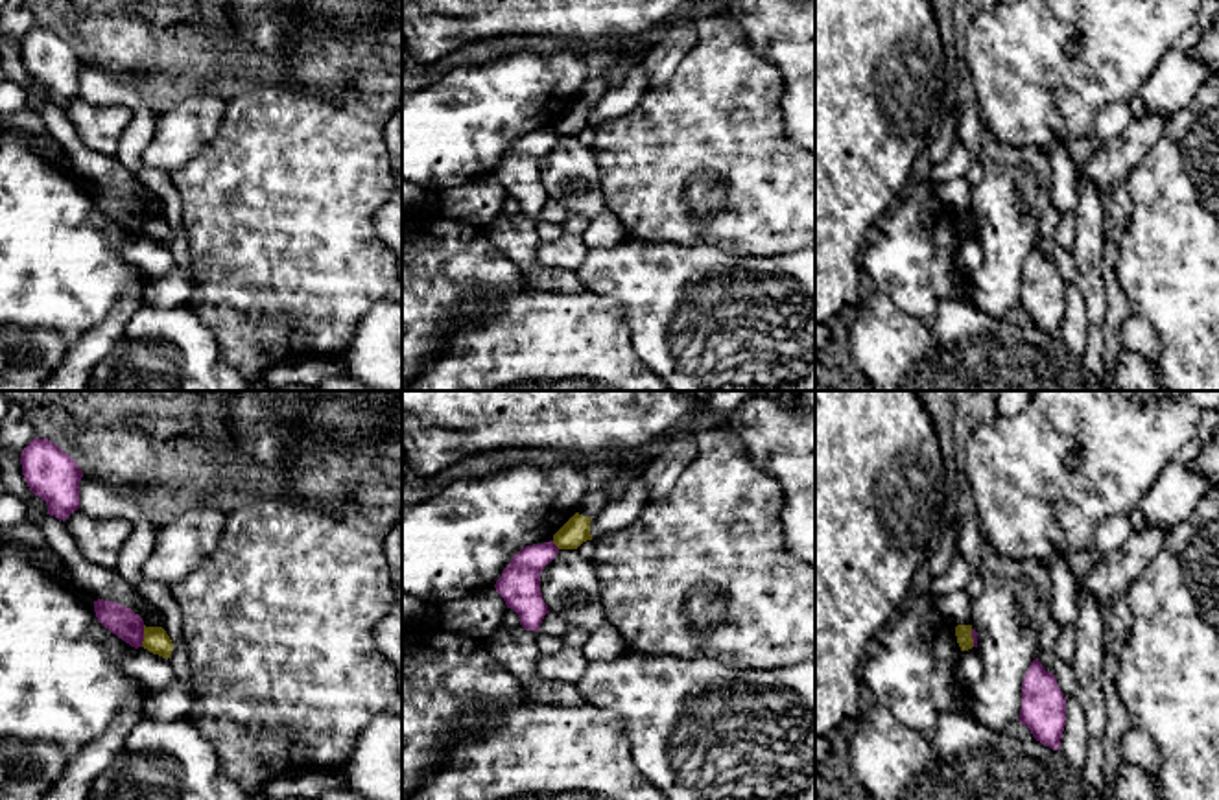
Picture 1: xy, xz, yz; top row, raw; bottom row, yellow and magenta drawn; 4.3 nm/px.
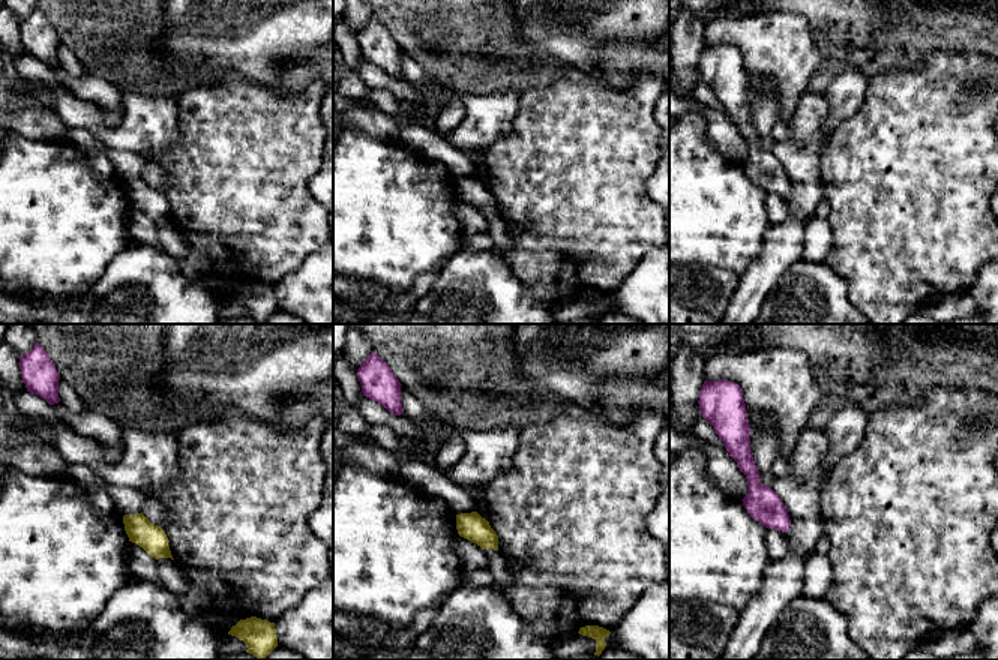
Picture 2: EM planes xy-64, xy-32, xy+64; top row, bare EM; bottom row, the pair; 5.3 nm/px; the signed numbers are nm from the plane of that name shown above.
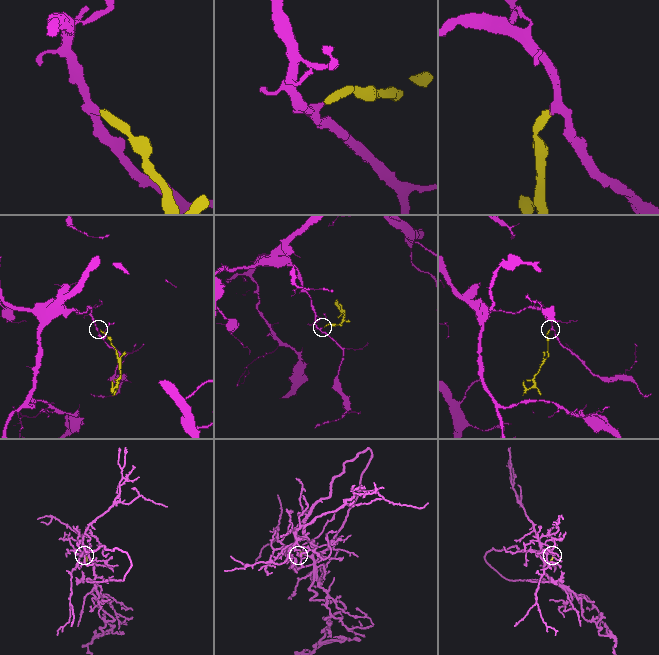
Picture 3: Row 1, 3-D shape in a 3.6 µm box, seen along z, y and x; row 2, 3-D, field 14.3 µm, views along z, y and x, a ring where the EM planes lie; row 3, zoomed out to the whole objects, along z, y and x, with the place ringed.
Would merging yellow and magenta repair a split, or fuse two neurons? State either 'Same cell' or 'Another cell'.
Another cell

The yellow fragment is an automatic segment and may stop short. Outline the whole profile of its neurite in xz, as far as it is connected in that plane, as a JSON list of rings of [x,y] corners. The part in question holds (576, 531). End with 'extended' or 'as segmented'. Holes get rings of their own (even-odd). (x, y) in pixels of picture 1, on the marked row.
[[[575,512],[555,535],[553,544],[559,549],[577,549],[583,542],[592,540],[592,518]]] | as segmented

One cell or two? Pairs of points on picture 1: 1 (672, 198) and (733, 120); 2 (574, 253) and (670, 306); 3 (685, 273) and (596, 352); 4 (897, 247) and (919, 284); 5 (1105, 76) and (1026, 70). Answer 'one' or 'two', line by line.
1: one
2: two
3: two
4: one
5: one

